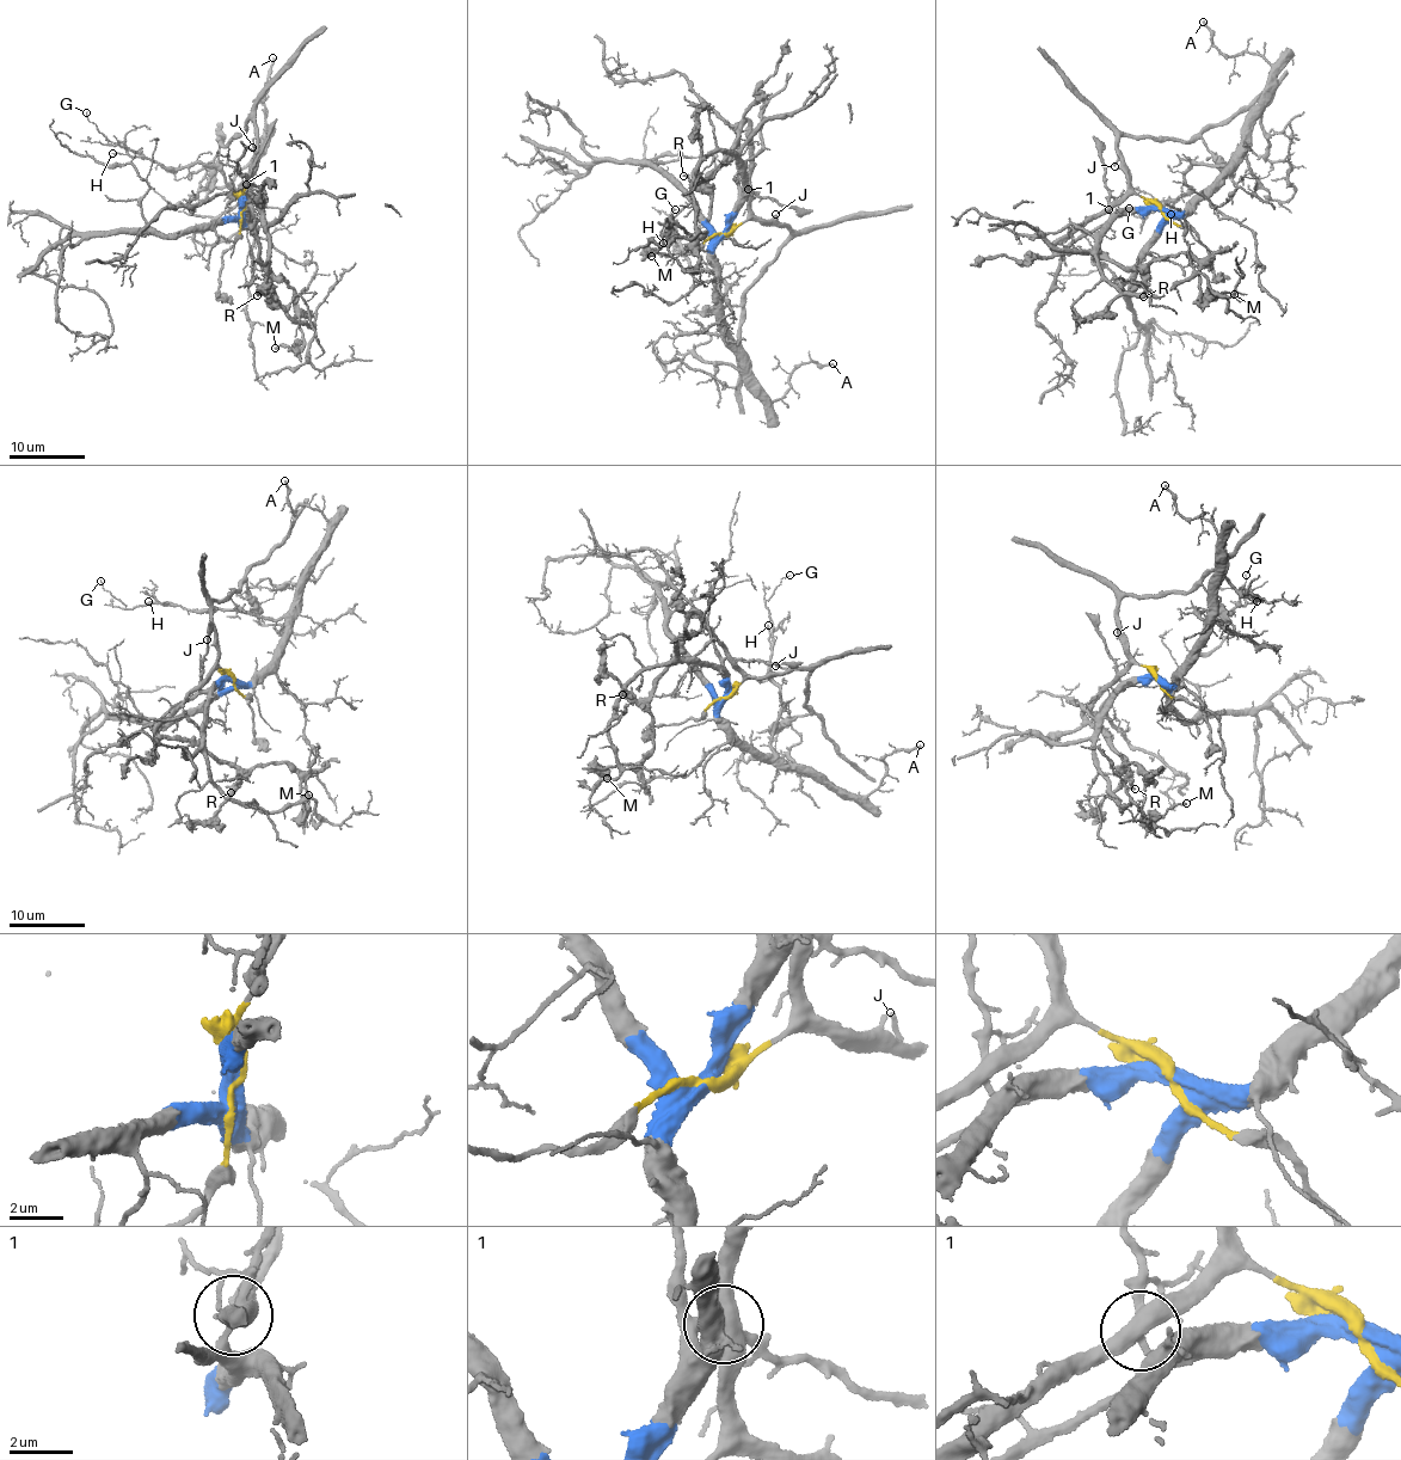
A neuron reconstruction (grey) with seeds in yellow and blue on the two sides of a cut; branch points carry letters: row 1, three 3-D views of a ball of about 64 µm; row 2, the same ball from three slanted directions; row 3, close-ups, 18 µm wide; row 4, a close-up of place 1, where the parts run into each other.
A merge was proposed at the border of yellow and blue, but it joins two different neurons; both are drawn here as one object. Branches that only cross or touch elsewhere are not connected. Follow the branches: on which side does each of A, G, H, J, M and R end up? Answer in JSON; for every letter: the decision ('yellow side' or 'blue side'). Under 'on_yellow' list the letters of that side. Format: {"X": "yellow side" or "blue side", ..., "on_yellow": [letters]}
{"A": "blue side", "G": "blue side", "H": "blue side", "J": "yellow side", "M": "yellow side", "R": "yellow side", "on_yellow": ["J", "M", "R"]}

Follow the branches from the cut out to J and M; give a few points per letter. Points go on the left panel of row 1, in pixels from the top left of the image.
J: (243, 209), (246, 181), (253, 171), (256, 140), (253, 147)
M: (243, 209), (246, 182), (251, 196), (244, 206), (257, 229), (259, 258), (295, 290), (302, 345), (276, 348)

